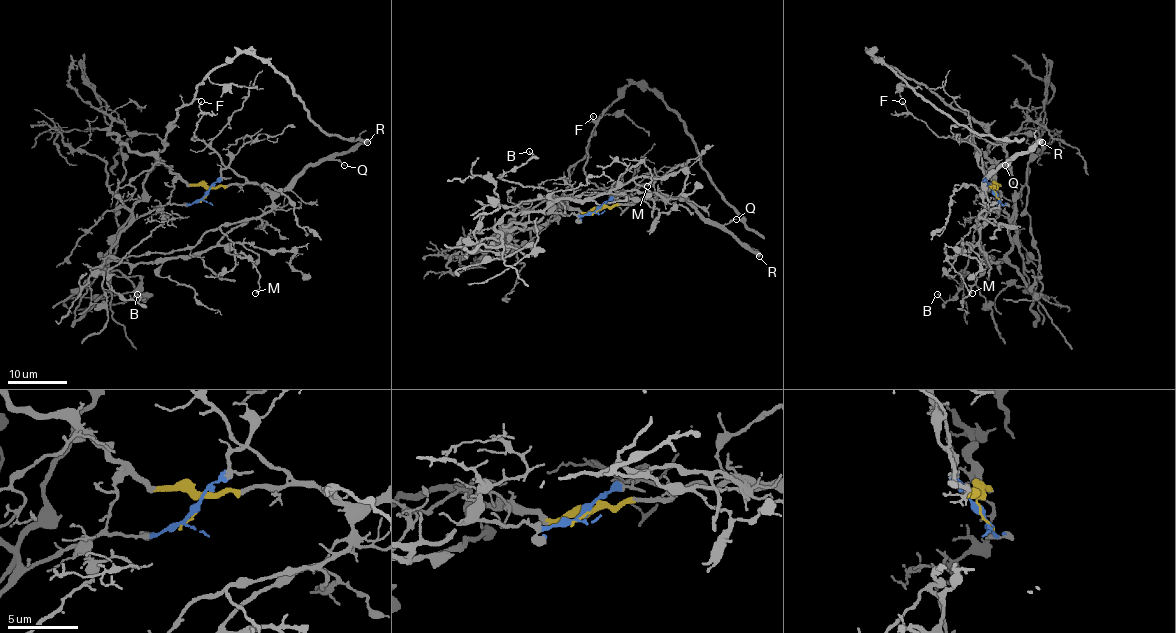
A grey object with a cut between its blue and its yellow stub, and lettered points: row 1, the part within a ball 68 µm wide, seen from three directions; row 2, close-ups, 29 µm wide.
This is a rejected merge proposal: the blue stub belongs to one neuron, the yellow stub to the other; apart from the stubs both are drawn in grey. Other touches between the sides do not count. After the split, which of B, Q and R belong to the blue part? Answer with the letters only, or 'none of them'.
B

